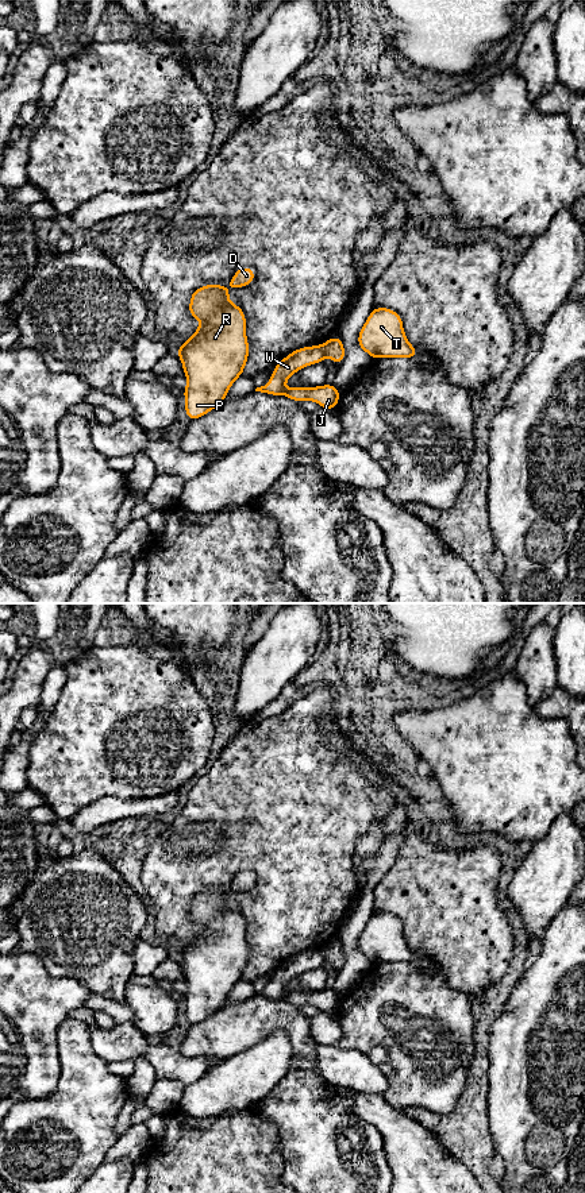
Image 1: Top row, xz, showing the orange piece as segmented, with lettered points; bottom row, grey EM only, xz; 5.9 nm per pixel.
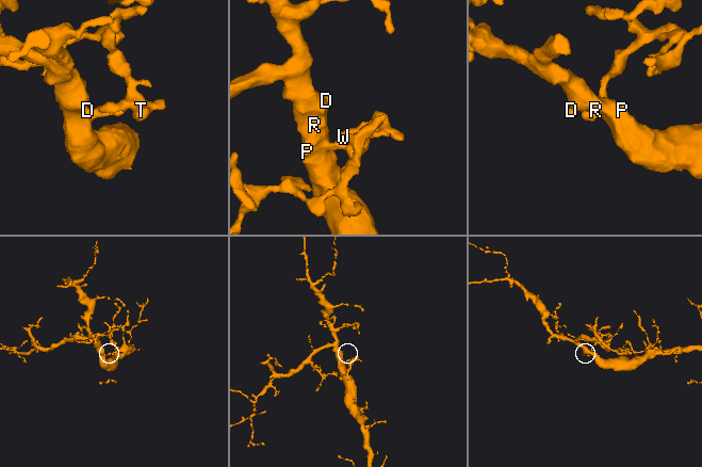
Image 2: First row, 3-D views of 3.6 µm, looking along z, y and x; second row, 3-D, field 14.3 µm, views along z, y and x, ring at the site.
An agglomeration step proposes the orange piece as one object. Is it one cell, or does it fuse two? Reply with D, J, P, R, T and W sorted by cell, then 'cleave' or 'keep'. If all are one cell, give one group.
D J P R W / T | cleave

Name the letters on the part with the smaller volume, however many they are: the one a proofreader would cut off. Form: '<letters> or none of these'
T

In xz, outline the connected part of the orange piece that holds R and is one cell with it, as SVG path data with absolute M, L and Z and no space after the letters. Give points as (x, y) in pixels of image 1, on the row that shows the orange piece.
M218 283L197 287L192 293L189 314L200 320L199 329L176 352L181 359L184 375L188 378L184 389L184 409L193 421L226 401L231 385L243 375L249 358L249 341L242 308L231 304L227 289Z

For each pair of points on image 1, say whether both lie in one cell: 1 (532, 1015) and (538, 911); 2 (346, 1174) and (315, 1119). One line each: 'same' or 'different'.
1: different
2: same

